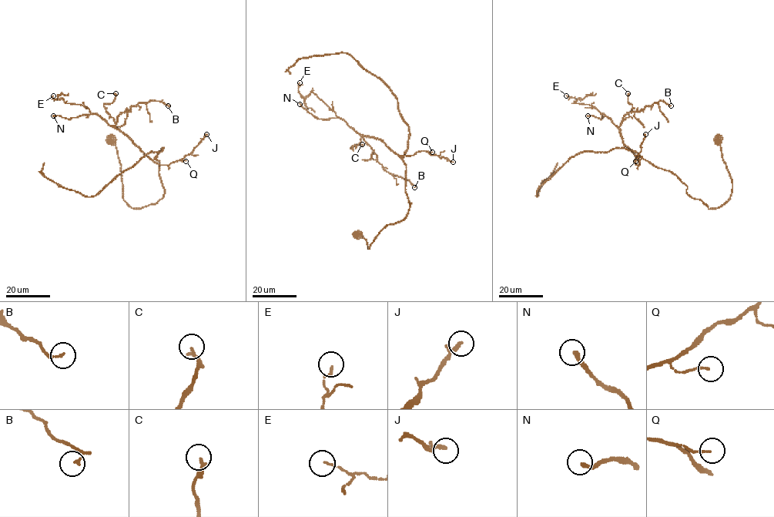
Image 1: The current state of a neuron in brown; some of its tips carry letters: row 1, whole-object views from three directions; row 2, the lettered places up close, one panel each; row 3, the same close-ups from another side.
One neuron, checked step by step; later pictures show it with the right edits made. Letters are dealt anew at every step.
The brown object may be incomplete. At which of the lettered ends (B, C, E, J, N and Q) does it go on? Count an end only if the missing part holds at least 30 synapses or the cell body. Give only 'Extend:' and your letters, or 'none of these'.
Extend: N

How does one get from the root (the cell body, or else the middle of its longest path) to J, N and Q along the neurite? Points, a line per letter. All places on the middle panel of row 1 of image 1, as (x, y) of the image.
J: (356, 234), (369, 249), (381, 229), (406, 216), (411, 203), (399, 156), (427, 151), (453, 162)
N: (356, 234), (369, 249), (406, 216), (406, 165), (381, 140), (299, 104)
Q: (356, 234), (369, 249), (381, 229), (406, 216), (411, 203), (399, 156), (432, 152)

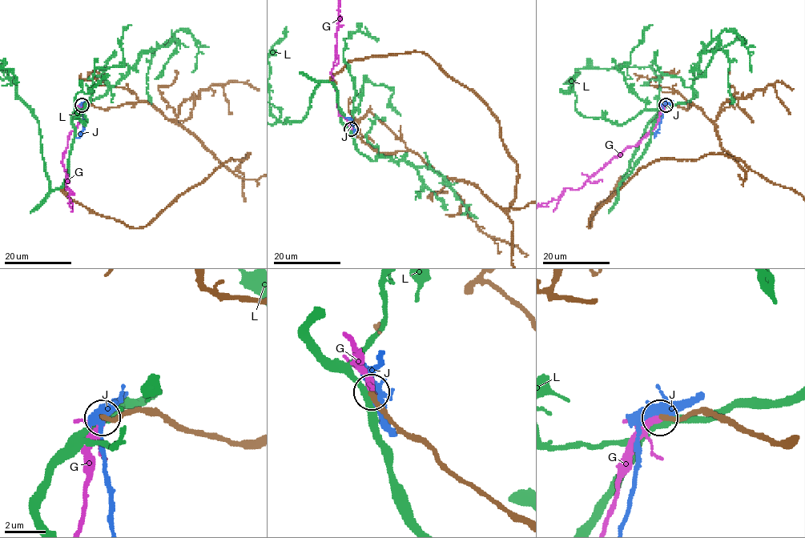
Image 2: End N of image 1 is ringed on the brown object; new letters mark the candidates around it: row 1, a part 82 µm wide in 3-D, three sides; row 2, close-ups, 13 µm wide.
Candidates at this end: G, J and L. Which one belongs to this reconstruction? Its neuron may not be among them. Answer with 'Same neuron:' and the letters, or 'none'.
Same neuron: G

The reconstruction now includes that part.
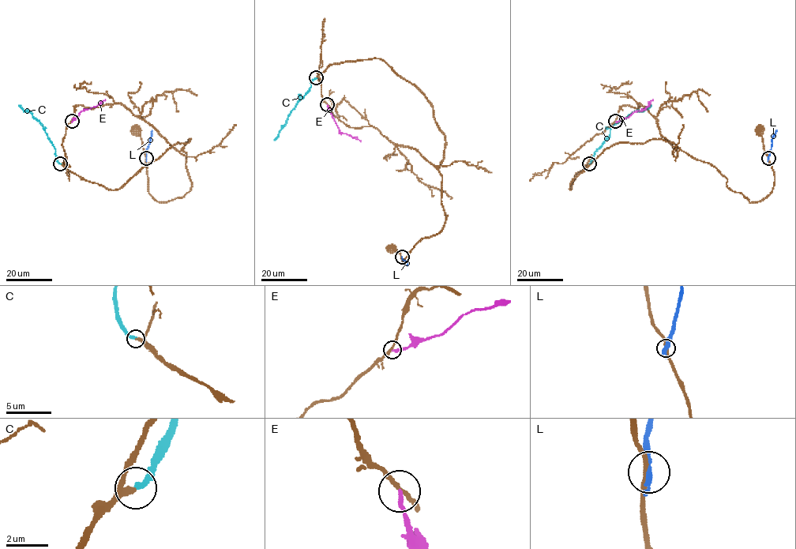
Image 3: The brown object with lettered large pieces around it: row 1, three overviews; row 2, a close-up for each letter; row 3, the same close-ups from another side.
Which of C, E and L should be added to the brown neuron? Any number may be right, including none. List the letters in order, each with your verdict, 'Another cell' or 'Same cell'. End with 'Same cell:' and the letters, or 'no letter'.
C: Same cell
E: Another cell
L: Another cell
Same cell: C

